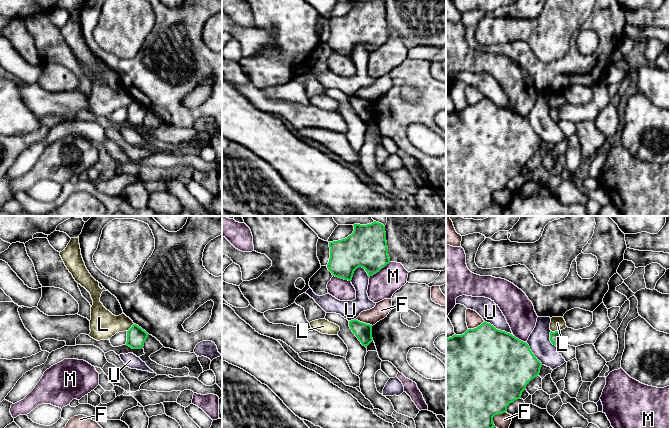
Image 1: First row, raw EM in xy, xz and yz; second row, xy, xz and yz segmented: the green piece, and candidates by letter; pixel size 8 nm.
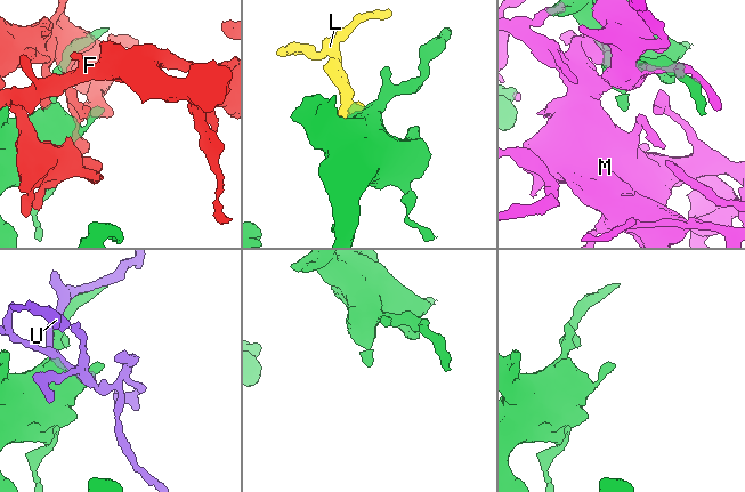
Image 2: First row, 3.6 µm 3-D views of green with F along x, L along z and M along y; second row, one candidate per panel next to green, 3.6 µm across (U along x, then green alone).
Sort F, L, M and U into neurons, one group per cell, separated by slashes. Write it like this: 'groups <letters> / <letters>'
groups F / L M / U

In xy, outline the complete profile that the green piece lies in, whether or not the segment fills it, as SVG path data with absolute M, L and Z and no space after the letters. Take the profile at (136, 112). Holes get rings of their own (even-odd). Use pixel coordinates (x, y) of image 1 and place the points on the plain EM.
M136 100L127 107L126 121L132 125L141 125L144 123L144 118L148 113L148 109Z

